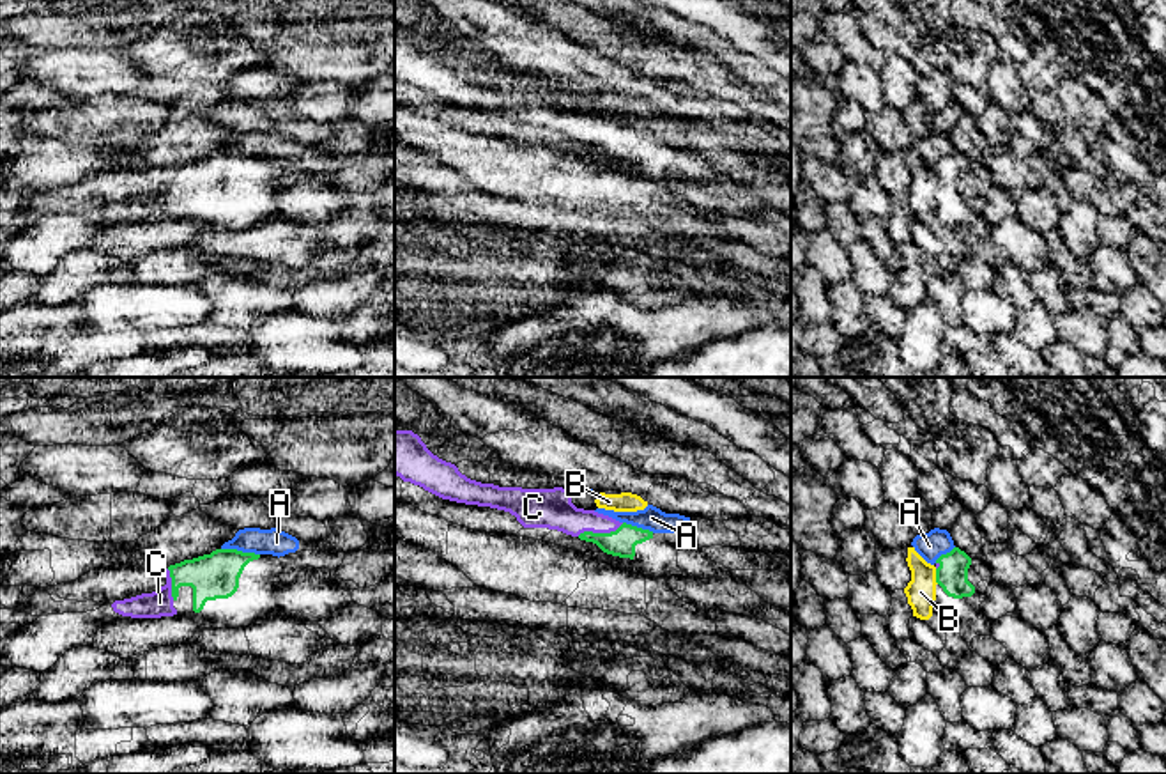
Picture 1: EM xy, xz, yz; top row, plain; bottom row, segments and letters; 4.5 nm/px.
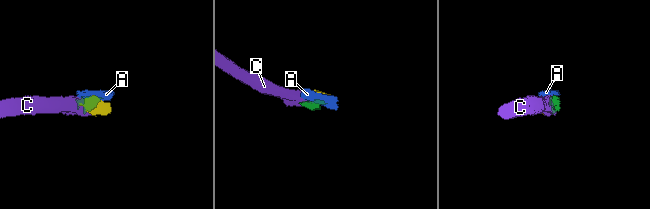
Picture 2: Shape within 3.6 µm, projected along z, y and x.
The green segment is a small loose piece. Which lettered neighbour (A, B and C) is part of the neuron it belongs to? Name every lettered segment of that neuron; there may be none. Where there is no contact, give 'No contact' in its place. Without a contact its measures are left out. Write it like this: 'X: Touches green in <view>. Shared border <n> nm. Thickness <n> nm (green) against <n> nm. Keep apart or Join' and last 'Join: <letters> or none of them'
A: Touches green in xy. Shared border 180 nm. Thickness 220 nm (green) against 120 nm. Keep apart
B: Touches green in yz. Shared border 70 nm. Thickness 140 nm (green) against 140 nm. Keep apart
C: Touches green in xz. Shared border 220 nm. Thickness 130 nm (green) against 180 nm. Join
Join: C

